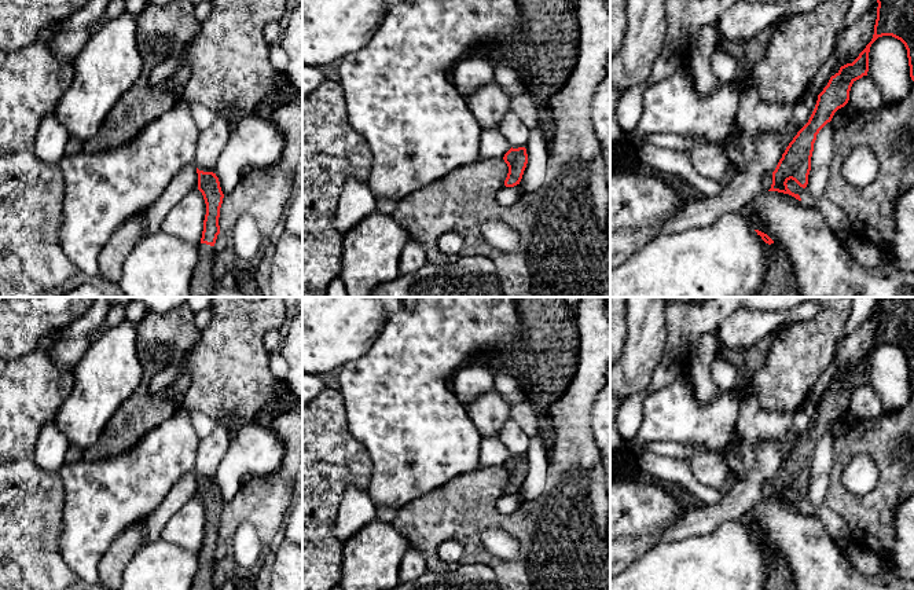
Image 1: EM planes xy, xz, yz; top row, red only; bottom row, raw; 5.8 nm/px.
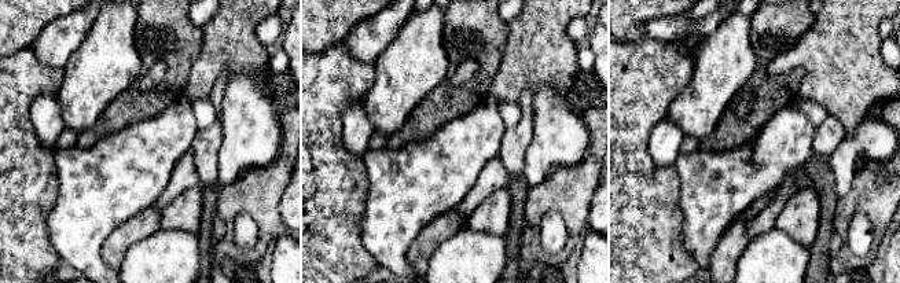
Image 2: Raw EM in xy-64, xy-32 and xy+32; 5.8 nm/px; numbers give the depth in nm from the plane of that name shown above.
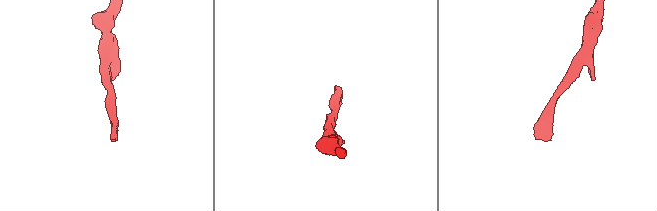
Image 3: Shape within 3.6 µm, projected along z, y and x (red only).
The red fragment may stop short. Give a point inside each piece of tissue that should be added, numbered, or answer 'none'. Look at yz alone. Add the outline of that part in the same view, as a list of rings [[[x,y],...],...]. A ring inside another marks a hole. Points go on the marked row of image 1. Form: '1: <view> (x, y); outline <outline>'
1: yz (779, 281); outline [[[775,242],[770,245],[770,265],[756,297],[800,297],[792,261]]]

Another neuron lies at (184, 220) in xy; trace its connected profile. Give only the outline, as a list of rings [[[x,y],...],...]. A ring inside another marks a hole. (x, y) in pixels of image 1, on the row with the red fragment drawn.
[[[195,188],[183,197],[166,215],[161,230],[183,241],[198,245],[202,238],[206,204]]]

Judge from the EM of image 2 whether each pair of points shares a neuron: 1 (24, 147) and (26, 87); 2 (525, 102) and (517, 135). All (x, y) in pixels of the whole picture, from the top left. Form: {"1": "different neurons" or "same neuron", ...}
{"1": "same neuron", "2": "same neuron"}

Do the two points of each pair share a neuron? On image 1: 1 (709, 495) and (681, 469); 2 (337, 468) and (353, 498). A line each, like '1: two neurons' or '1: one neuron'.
1: one neuron
2: two neurons

